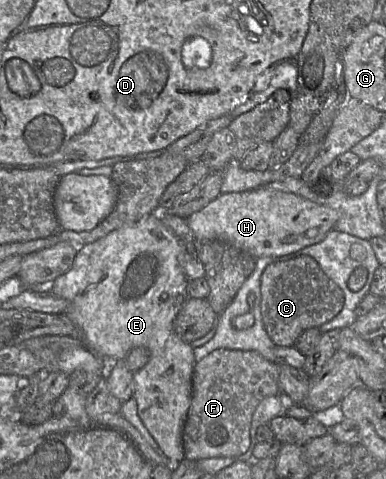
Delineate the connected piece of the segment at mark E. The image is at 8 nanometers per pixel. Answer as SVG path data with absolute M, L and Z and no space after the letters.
M159 210L155 213L146 215L138 222L119 228L112 231L105 237L87 244L83 247L78 248L77 256L73 262L71 268L64 274L58 276L51 284L46 286L48 290L54 295L63 298L68 303L68 308L66 314L73 321L78 330L78 337L84 342L84 344L93 350L95 353L101 357L107 359L108 366L113 361L121 360L126 357L130 350L135 347L145 347L150 352L150 358L147 364L141 369L137 370L133 374L134 383L134 393L133 397L137 402L137 412L150 432L155 441L157 442L159 448L163 454L170 458L171 460L180 462L185 458L184 448L183 448L183 427L187 418L188 409L191 404L192 396L192 375L194 370L194 365L196 363L193 347L190 344L184 342L174 331L173 323L174 320L181 309L182 305L186 301L188 296L188 282L189 279L186 277L183 271L183 251L184 247L179 239L163 224L161 221L161 214Z

